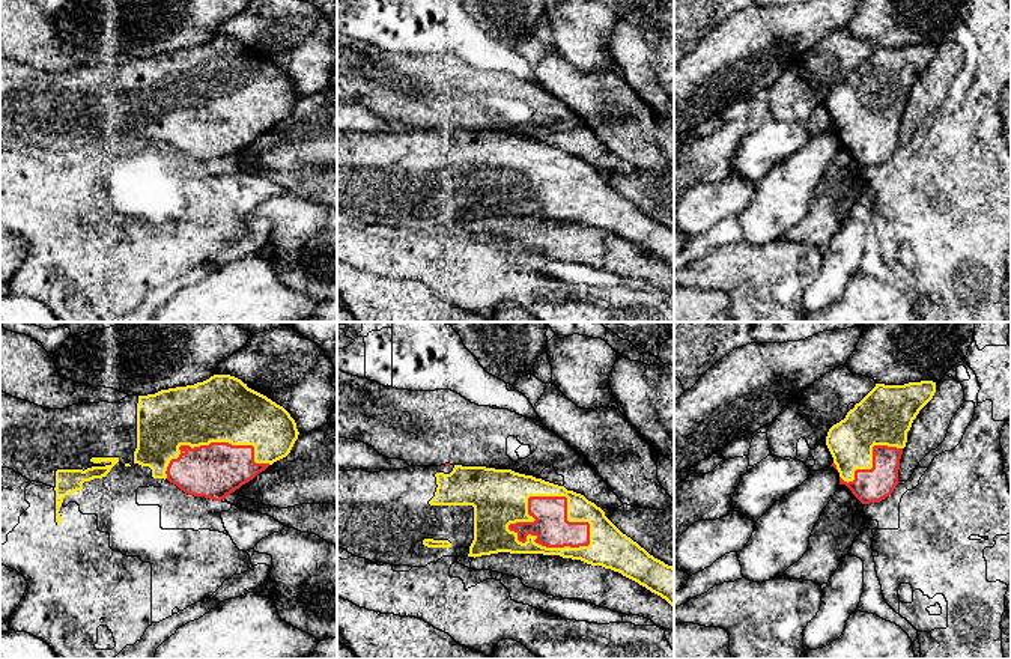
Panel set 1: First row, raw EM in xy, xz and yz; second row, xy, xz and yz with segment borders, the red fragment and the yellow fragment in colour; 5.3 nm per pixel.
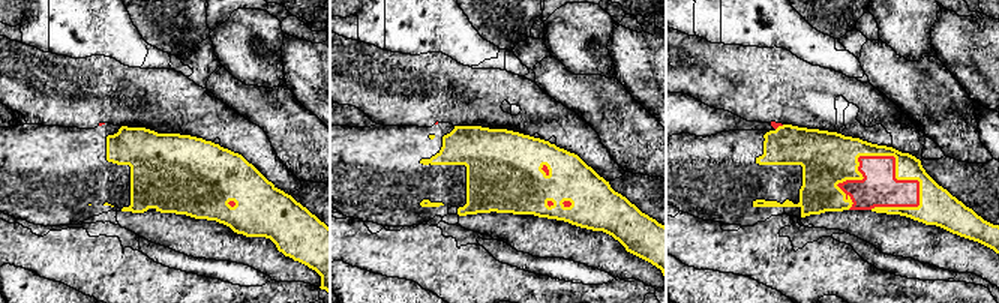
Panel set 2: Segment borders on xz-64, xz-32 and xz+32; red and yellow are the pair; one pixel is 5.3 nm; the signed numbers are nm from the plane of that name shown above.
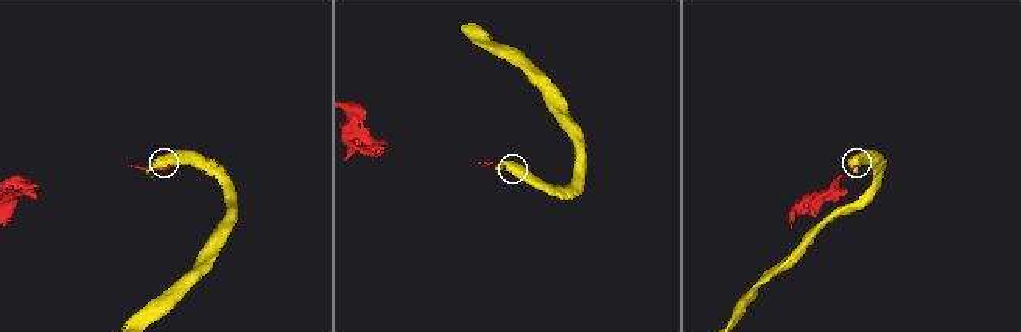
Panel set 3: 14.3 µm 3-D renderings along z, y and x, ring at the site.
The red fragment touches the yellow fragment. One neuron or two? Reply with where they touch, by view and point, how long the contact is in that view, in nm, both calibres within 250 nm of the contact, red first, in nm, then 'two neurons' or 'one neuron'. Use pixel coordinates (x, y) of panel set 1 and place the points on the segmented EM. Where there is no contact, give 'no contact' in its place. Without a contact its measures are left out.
contact xz (543, 545); length 460 nm; calibres 190 and 150 nm; two neurons

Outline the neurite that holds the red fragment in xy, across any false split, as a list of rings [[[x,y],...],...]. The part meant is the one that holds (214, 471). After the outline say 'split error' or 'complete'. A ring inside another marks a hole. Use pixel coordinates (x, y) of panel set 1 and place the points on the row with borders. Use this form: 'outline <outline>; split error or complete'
outline [[[211,442],[194,448],[181,445],[179,450],[179,457],[167,466],[167,480],[188,495],[214,501],[224,500],[269,466],[254,462],[253,445]]]; complete

